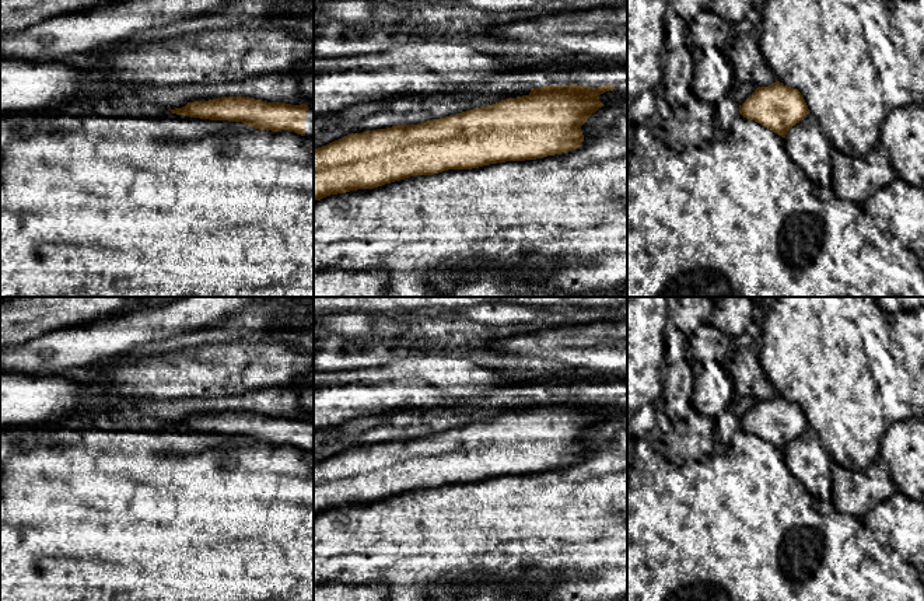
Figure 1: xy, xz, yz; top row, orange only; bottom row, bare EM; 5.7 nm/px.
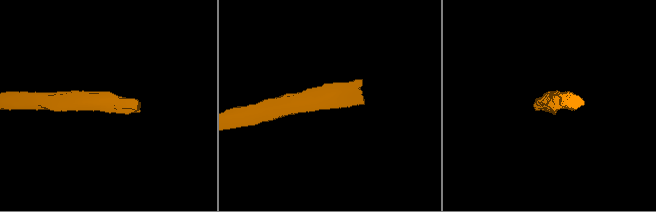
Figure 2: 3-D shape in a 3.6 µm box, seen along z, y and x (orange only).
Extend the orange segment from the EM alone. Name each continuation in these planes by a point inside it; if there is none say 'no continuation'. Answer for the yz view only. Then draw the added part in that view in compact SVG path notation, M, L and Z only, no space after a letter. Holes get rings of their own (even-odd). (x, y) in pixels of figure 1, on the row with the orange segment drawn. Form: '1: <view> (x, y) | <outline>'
no continuation

